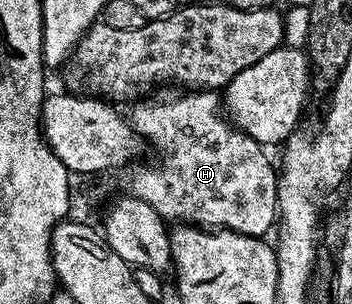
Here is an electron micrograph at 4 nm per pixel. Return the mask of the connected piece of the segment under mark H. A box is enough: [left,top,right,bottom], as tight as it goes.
[128,91,278,237]

